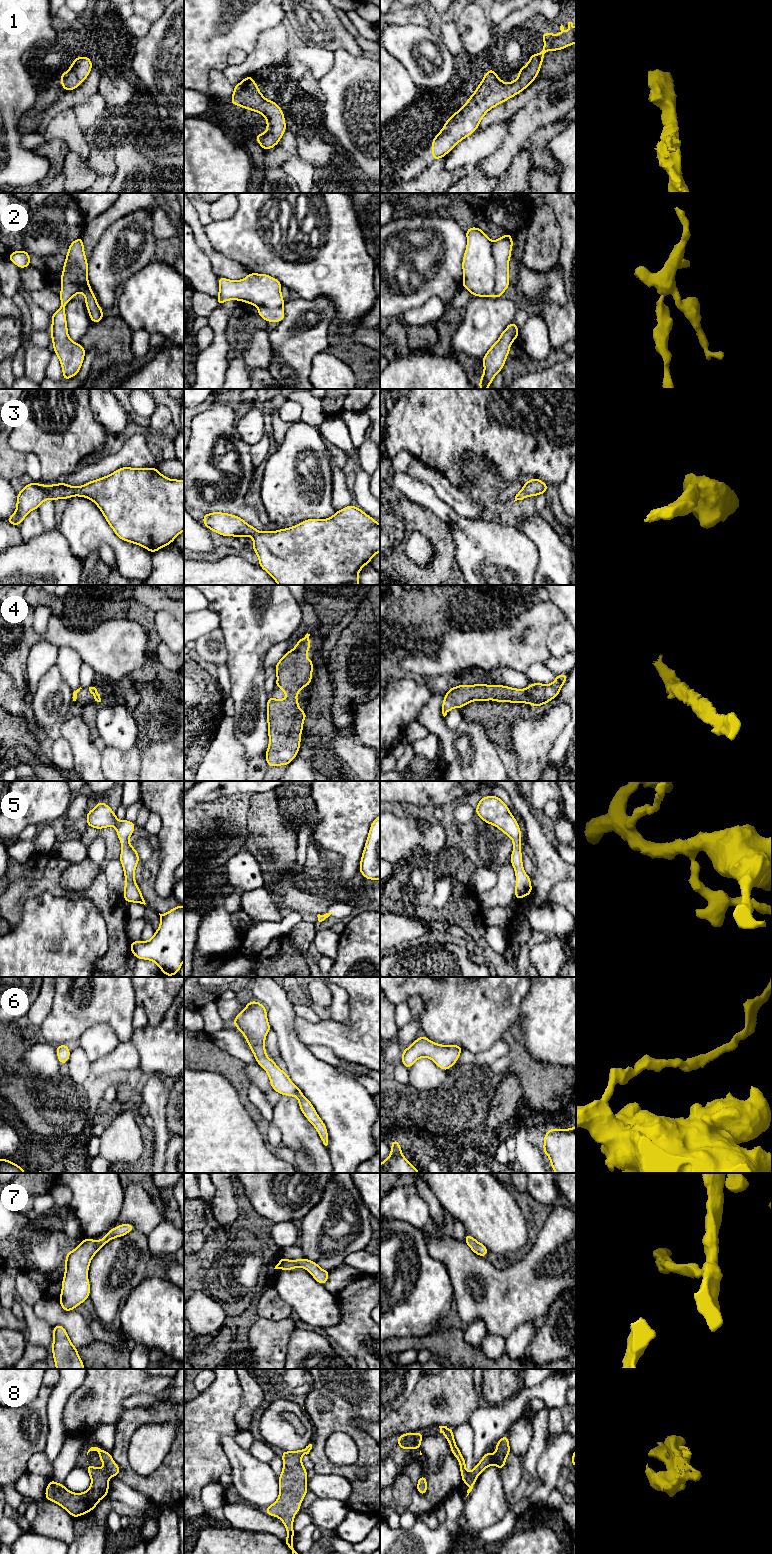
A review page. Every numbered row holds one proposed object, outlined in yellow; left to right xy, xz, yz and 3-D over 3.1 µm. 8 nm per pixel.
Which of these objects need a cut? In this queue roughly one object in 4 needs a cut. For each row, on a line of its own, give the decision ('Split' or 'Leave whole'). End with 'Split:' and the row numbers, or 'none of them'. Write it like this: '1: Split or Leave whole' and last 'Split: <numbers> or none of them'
1: Leave whole
2: Split
3: Leave whole
4: Leave whole
5: Leave whole
6: Leave whole
7: Leave whole
8: Leave whole
Split: 2

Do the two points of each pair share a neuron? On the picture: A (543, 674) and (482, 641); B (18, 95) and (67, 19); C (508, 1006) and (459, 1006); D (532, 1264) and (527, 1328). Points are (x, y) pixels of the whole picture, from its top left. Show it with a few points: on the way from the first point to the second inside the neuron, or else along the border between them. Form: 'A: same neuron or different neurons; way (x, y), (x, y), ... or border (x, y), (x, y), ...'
A: different neurons; border (542, 663), (533, 663), (524, 672)
B: different neurons; border (54, 17), (60, 27)
C: same neuron; way (496, 1006), (471, 1006)
D: different neurons; border (538, 1322), (523, 1321), (509, 1335)

